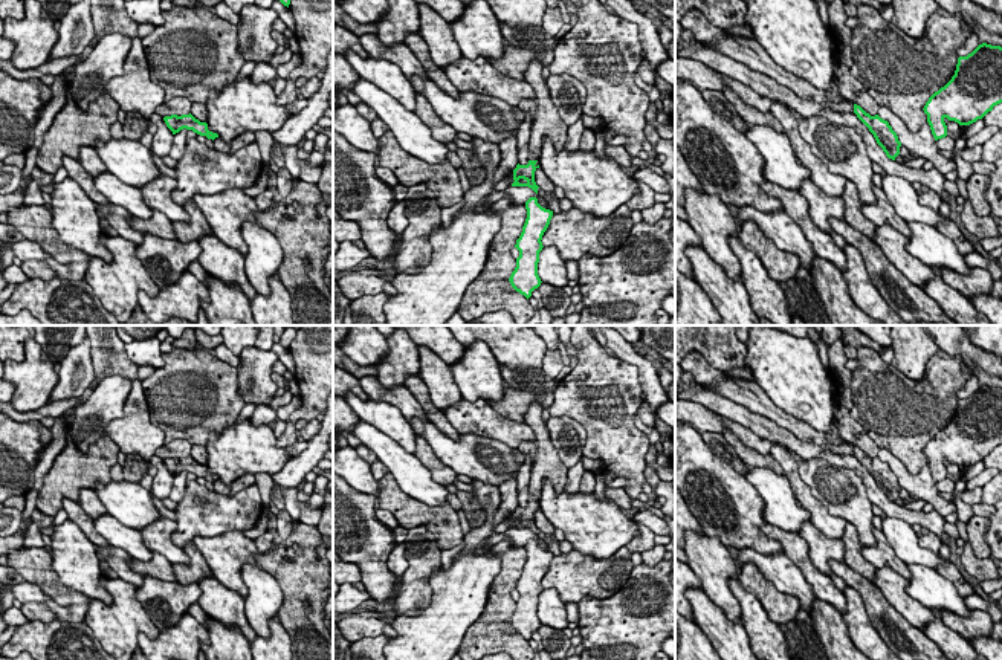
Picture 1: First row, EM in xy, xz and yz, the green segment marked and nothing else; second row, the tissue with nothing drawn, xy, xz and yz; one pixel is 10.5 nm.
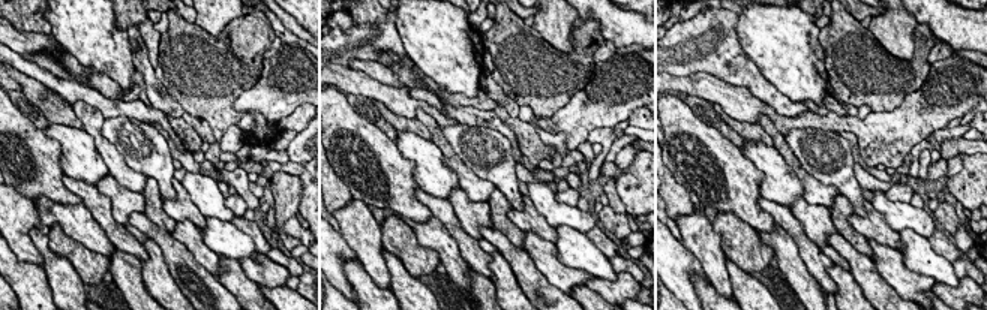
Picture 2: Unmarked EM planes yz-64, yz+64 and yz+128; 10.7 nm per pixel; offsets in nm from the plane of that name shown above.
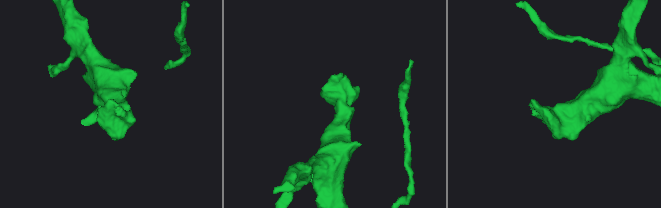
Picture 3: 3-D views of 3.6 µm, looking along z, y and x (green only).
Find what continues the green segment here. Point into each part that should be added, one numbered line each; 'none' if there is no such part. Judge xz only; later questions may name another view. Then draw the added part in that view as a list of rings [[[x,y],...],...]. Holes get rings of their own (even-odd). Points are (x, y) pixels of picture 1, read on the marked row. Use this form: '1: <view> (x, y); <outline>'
1: xz (546, 122); [[[533,60],[524,79],[535,90],[533,98],[521,99],[518,107],[532,116],[528,160],[539,160],[542,141],[550,138],[556,151],[561,151],[567,141],[568,125],[561,119],[554,107],[547,81],[542,76],[544,66]]]

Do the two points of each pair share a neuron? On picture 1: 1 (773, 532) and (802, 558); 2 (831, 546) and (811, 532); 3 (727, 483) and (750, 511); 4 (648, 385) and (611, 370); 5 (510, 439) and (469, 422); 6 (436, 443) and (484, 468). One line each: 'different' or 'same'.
1: same
2: same
3: same
4: different
5: same
6: same

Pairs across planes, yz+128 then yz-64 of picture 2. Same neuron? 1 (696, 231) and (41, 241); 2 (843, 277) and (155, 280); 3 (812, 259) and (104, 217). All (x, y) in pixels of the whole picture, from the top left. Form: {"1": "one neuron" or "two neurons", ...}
{"1": "two neurons", "2": "one neuron", "3": "one neuron"}

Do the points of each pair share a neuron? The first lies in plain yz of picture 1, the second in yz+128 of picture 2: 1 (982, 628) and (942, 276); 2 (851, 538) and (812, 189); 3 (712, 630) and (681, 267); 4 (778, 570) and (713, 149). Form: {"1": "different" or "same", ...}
{"1": "different", "2": "different", "3": "different", "4": "different"}

